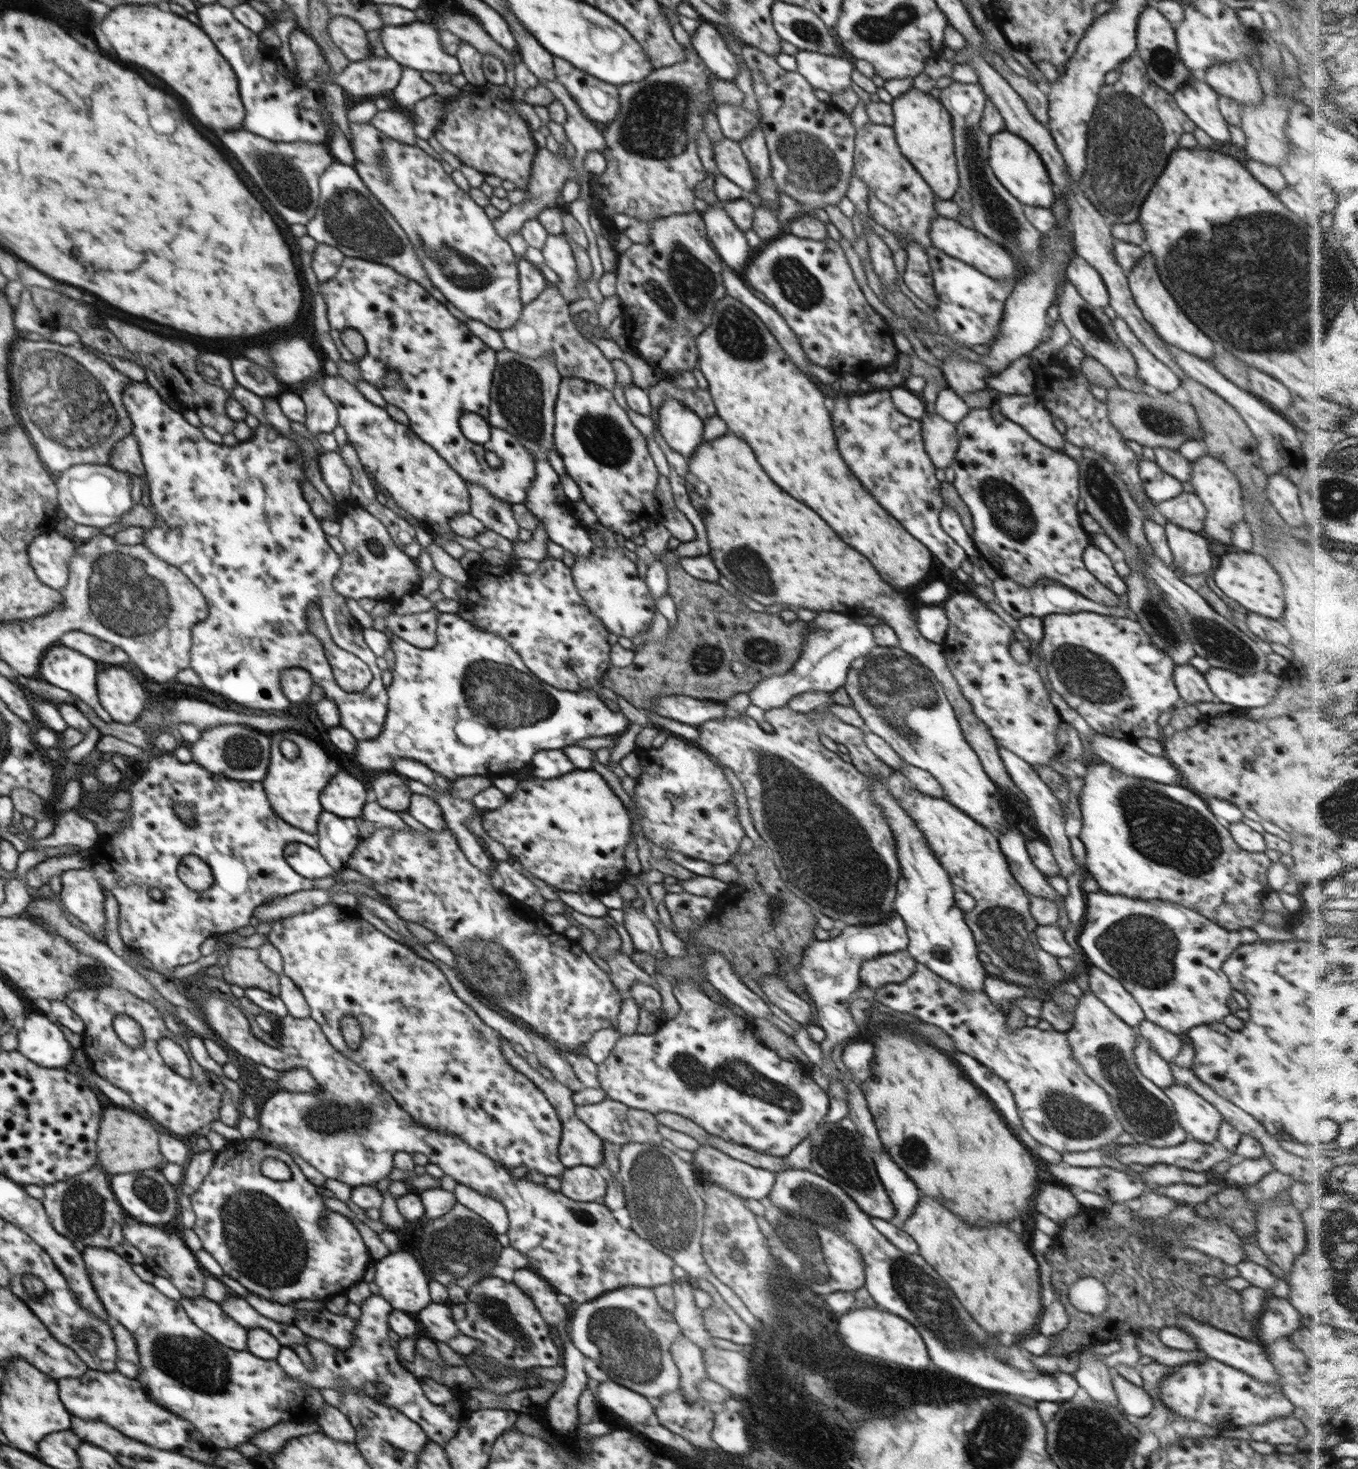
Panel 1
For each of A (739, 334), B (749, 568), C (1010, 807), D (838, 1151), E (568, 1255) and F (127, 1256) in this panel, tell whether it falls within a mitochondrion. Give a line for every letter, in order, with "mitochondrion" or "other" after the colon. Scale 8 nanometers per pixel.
A: mitochondrion
B: mitochondrion
C: other
D: mitochondrion
E: other
F: other

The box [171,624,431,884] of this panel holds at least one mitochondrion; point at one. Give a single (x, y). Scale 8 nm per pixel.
(251, 756)

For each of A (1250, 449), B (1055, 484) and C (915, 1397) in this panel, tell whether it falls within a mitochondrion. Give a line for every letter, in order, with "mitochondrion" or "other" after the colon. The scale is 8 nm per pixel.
A: other
B: other
C: other

